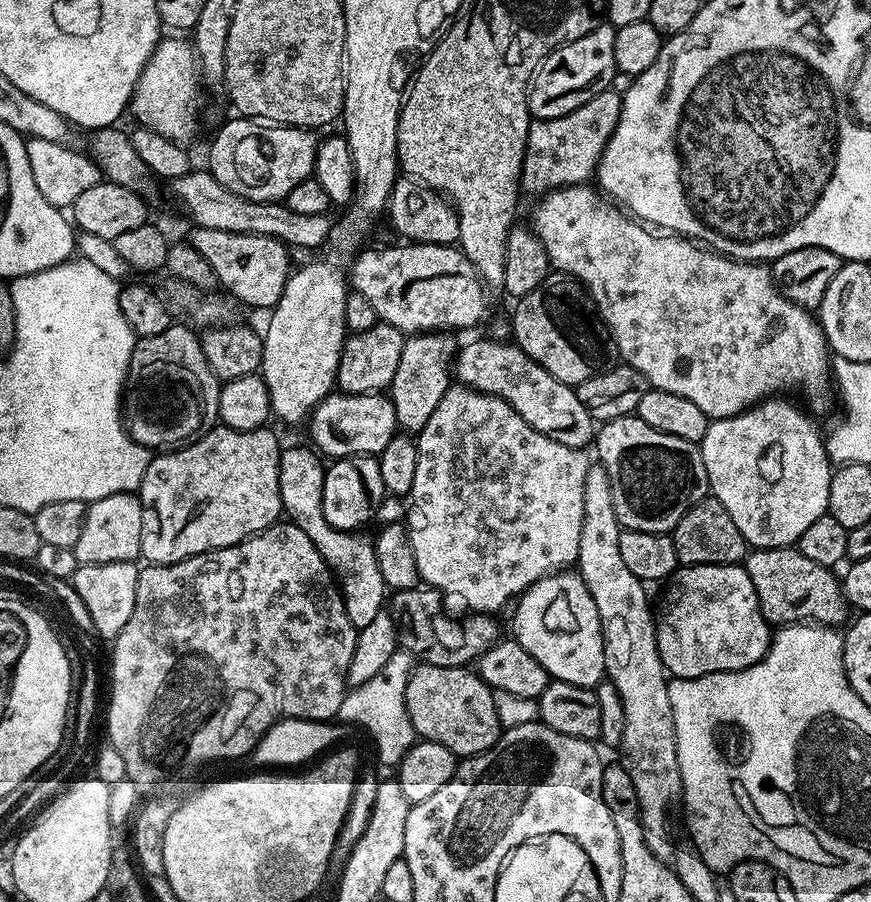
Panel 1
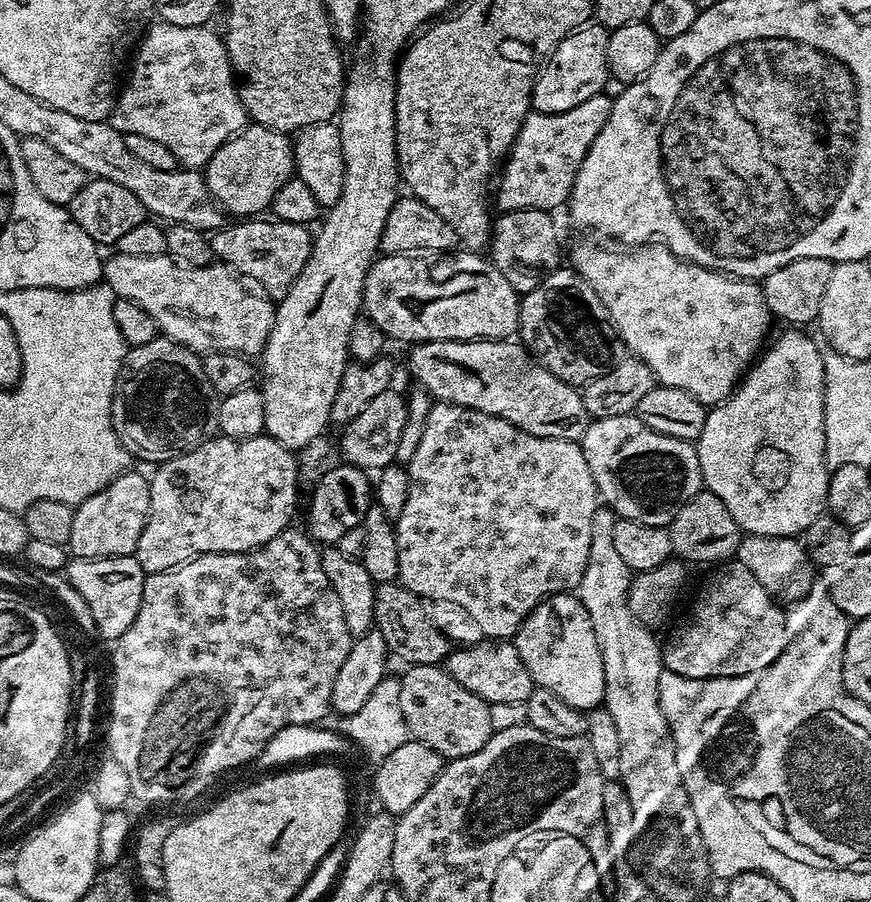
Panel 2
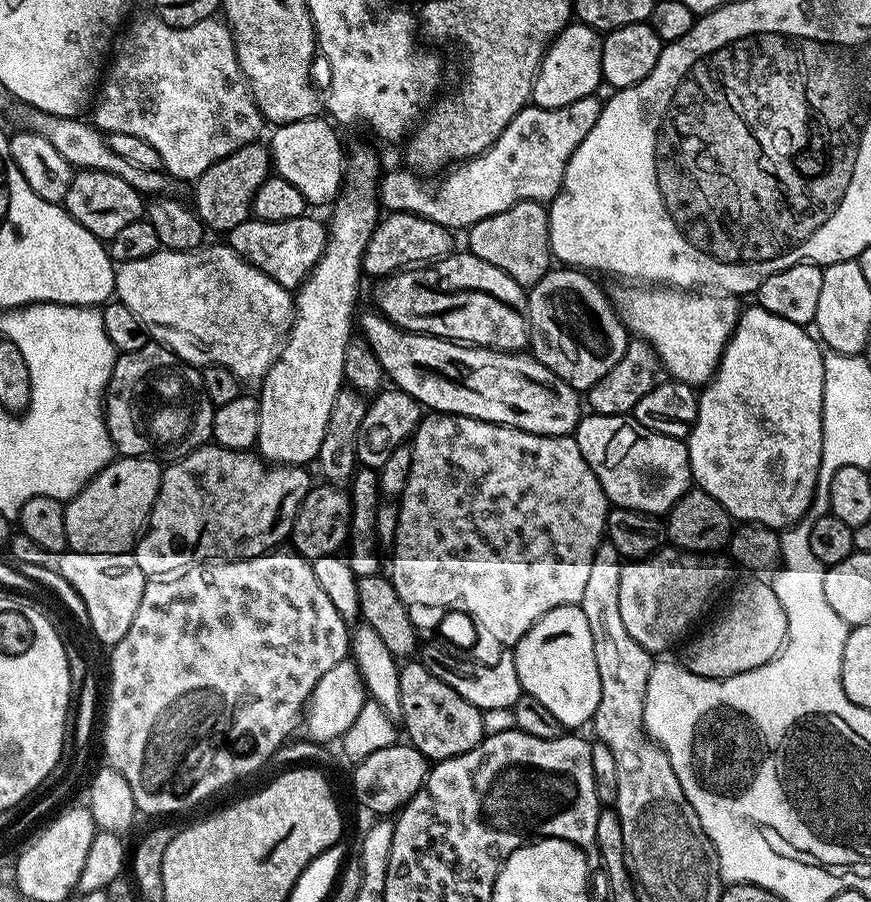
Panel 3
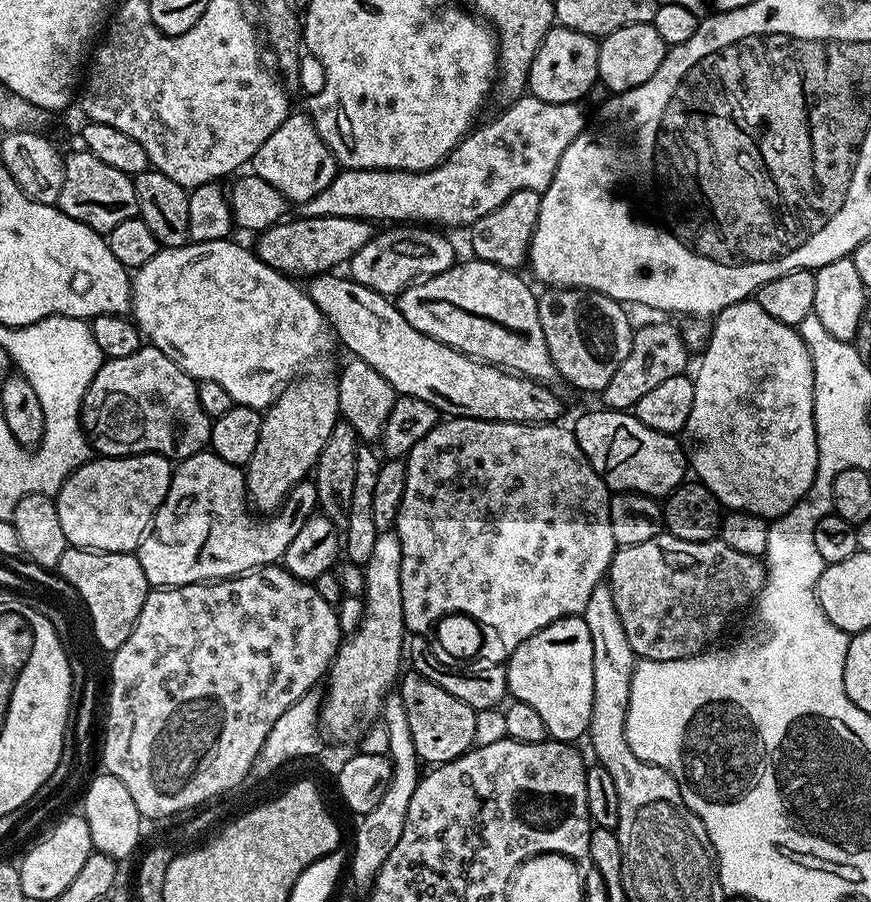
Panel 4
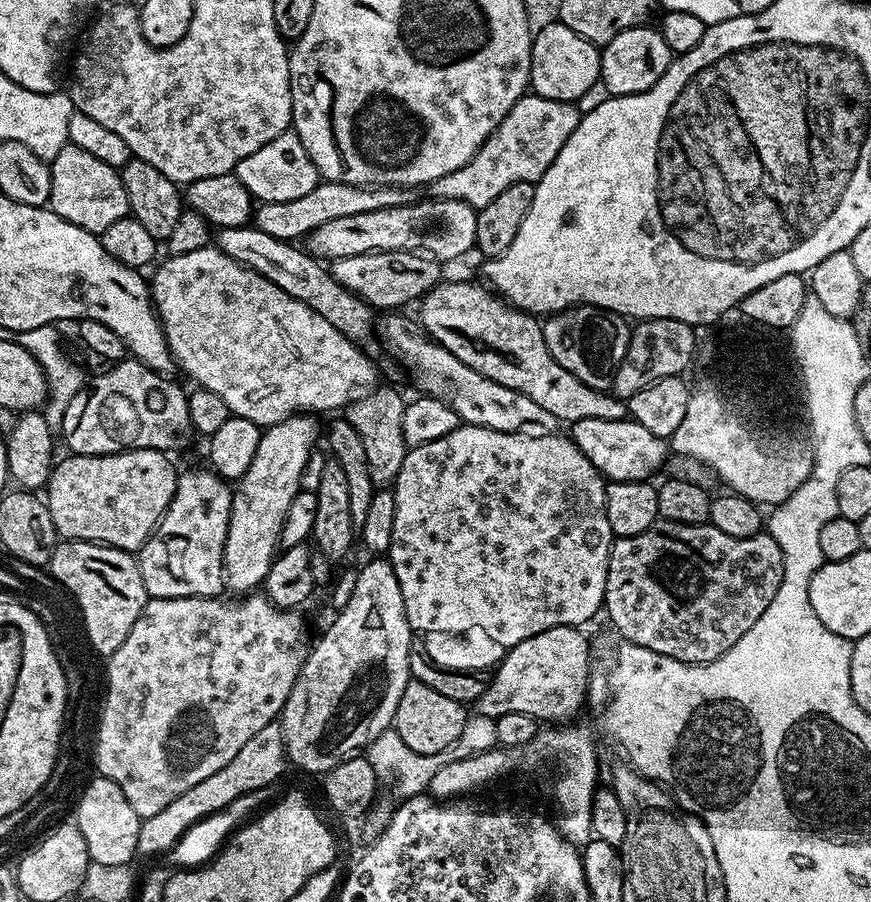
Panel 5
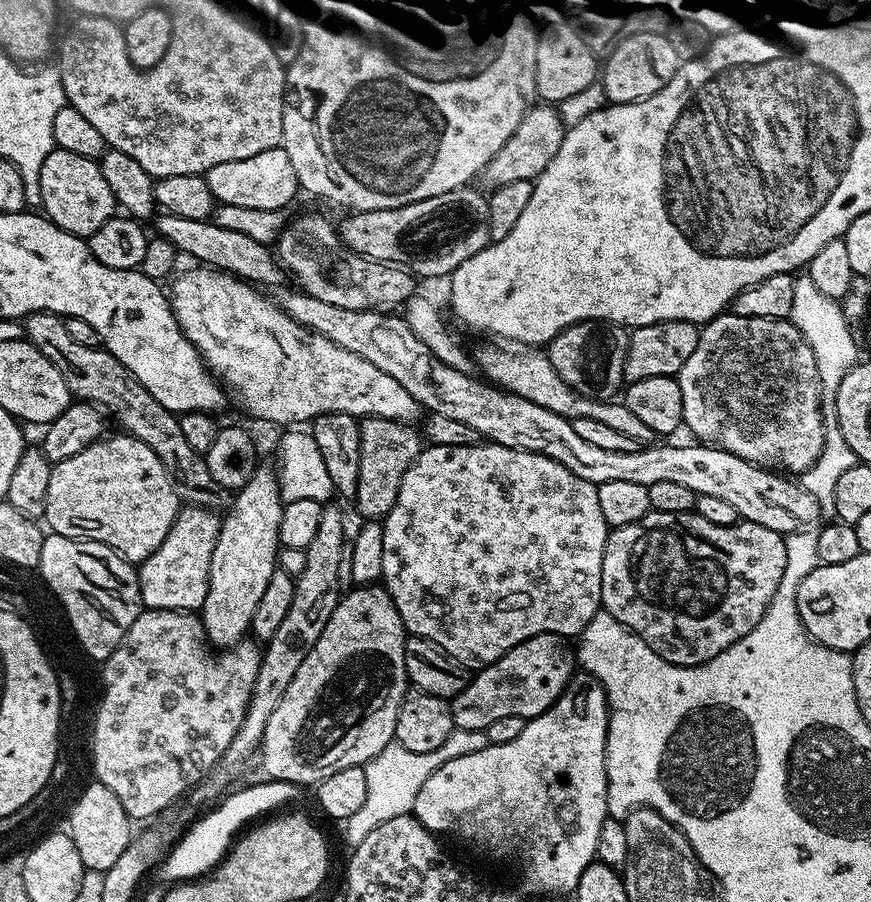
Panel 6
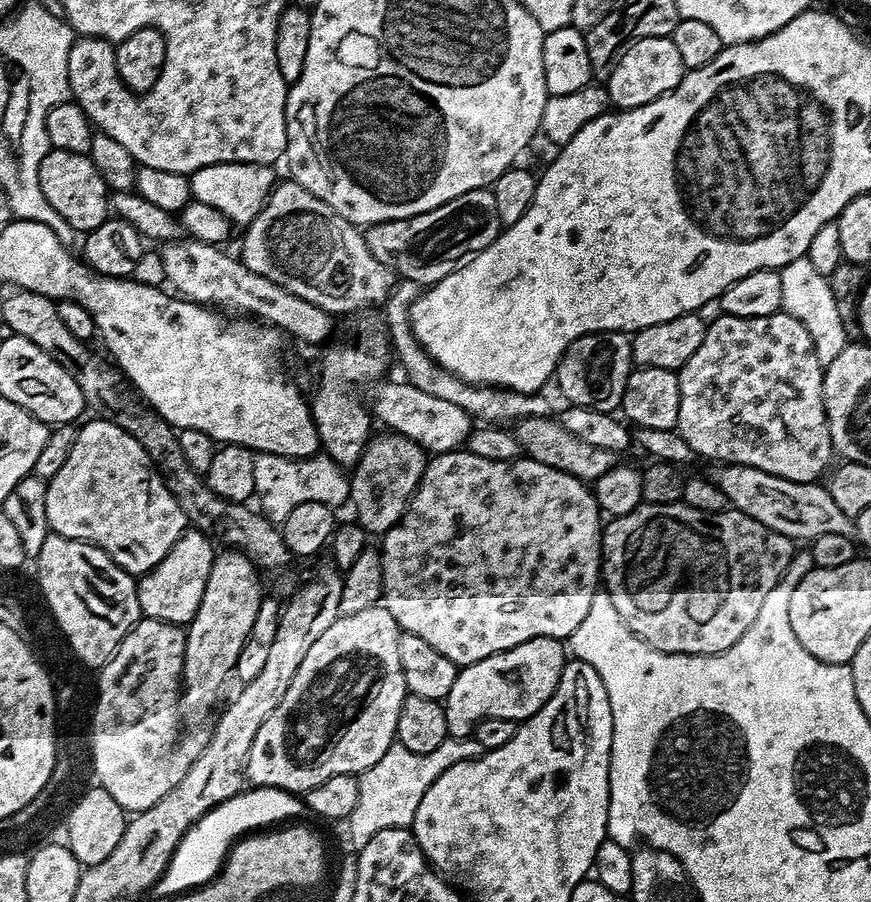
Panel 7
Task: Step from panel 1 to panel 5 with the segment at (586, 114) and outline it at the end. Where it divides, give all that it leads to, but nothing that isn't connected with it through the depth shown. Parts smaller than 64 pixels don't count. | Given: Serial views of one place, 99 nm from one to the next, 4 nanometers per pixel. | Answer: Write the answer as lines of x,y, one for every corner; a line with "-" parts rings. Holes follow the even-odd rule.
526,94
502,118
502,122
492,131
490,138
458,170
438,178
427,185
429,197
442,200
461,200
477,210
490,206
506,186
514,186
514,182
530,182
535,184
550,170
554,158
566,146
566,138
574,134
581,118
581,111
573,101
542,98
535,94
-
324,180
318,186
314,186
310,194
302,194
302,198
293,198
291,202
260,204
254,212
254,226
262,230
262,234
270,234
270,238
296,242
299,241
299,236
300,239
307,237
309,232
318,230
318,226
334,222
334,218
347,218
350,214
386,210
390,206
413,203
413,200
414,192
411,188
363,188

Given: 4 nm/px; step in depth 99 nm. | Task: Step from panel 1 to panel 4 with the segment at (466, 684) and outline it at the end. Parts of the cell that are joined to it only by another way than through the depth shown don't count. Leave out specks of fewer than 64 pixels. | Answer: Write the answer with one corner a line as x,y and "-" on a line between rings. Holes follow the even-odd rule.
411,670
405,671
398,684
398,695
406,706
406,722
410,722
414,750
425,765
435,766
450,762
464,755
476,744
474,722
477,709
466,706
466,702
454,698
454,694
430,682
430,678
422,678
422,674

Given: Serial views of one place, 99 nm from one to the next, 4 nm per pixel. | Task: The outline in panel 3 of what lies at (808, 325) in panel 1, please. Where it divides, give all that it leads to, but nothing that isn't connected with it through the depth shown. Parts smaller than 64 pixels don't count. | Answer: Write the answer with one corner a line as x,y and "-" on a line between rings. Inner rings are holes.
667,286
620,287
624,288
611,289
610,299
629,333
654,346
671,379
693,386
707,384
736,329
742,311
742,304
736,301
739,299
732,294
705,294

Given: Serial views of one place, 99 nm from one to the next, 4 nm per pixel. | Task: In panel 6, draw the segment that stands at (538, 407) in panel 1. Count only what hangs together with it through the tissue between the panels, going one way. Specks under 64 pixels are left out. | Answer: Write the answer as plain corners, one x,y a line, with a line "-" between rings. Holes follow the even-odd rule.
160,214
155,217
155,231
164,240
169,240
176,247
177,253
193,256
193,261
209,268
216,268
219,272
231,272
248,281
254,286
283,285
286,272
282,267
275,251
262,242
254,242
246,234
238,234
235,230
226,230
226,226
218,226
211,219
195,221
191,218
176,217

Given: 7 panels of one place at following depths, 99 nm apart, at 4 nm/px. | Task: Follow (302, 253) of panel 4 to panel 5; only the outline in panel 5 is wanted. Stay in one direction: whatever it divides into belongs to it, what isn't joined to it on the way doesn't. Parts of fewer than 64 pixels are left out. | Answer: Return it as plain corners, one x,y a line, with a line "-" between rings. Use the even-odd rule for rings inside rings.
423,199
402,206
390,206
386,210
334,218
334,222
326,222
318,226
318,230
308,233
306,250
324,262
367,252
419,252
447,262
466,255
468,251
471,253
476,247
478,234
477,209
461,200

